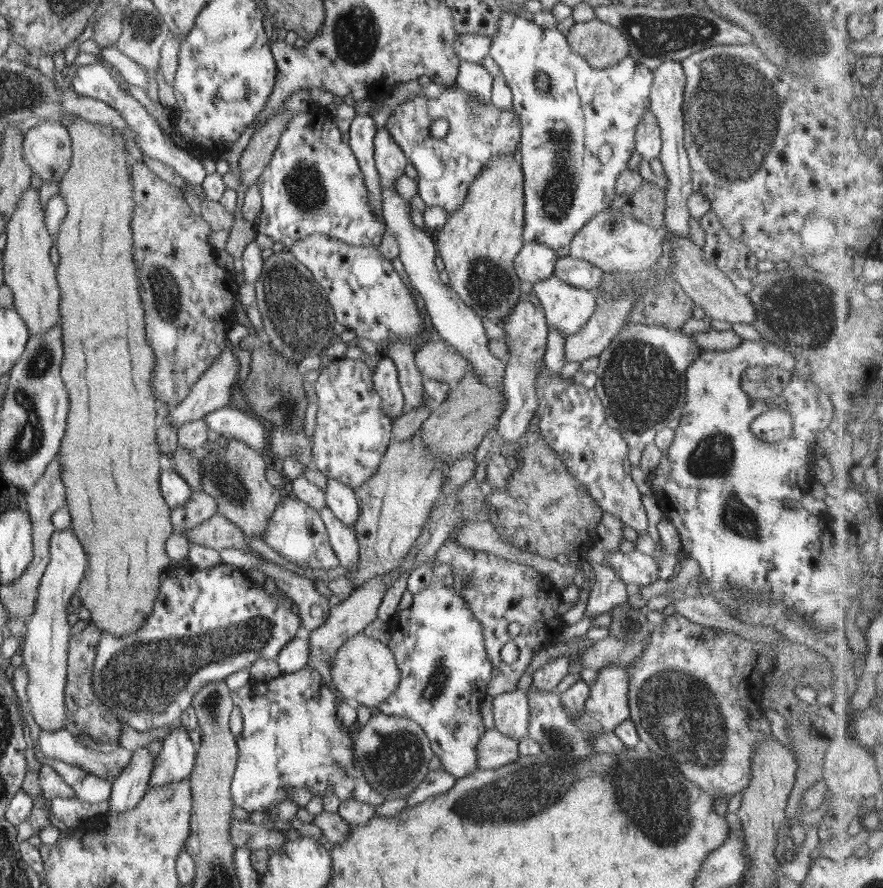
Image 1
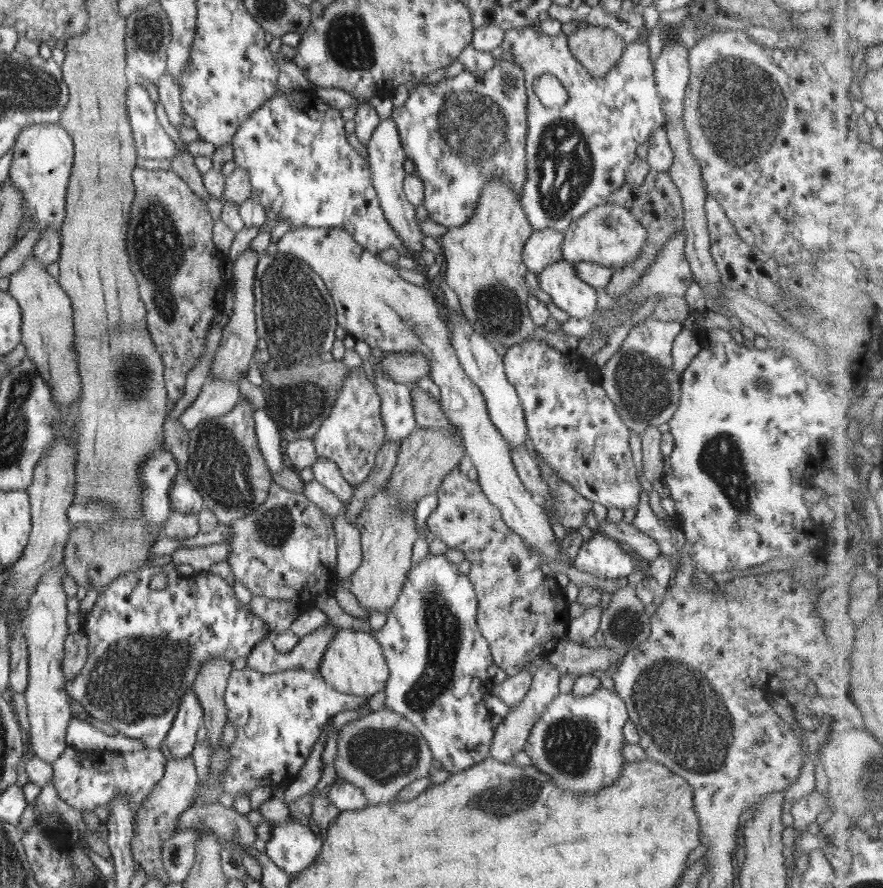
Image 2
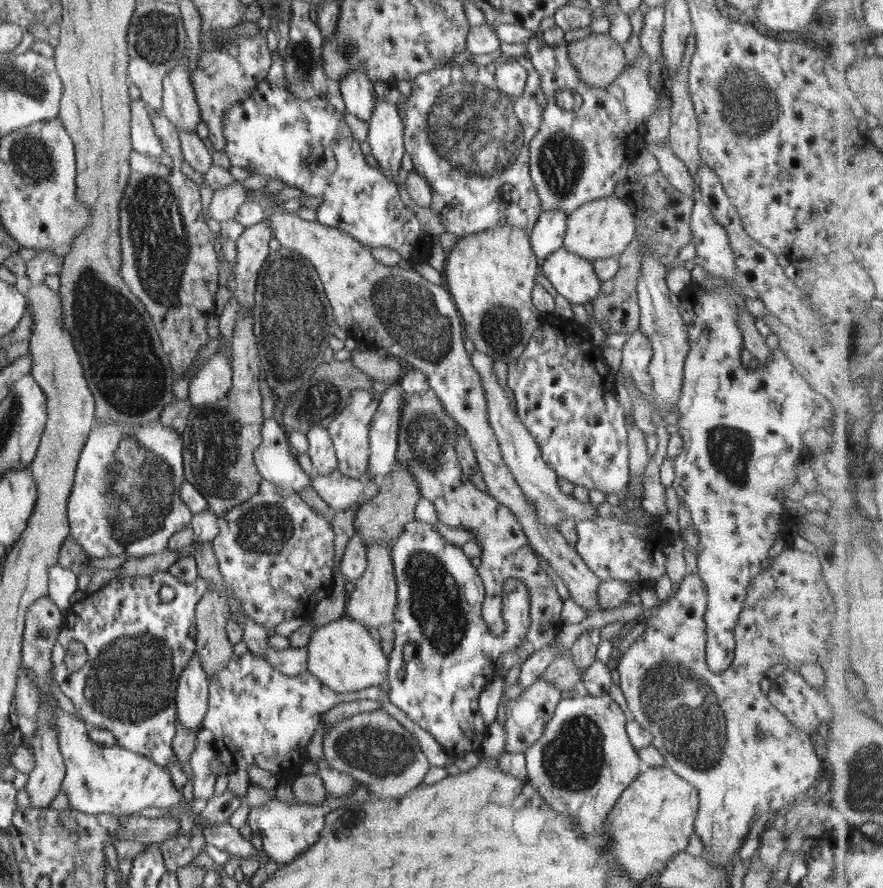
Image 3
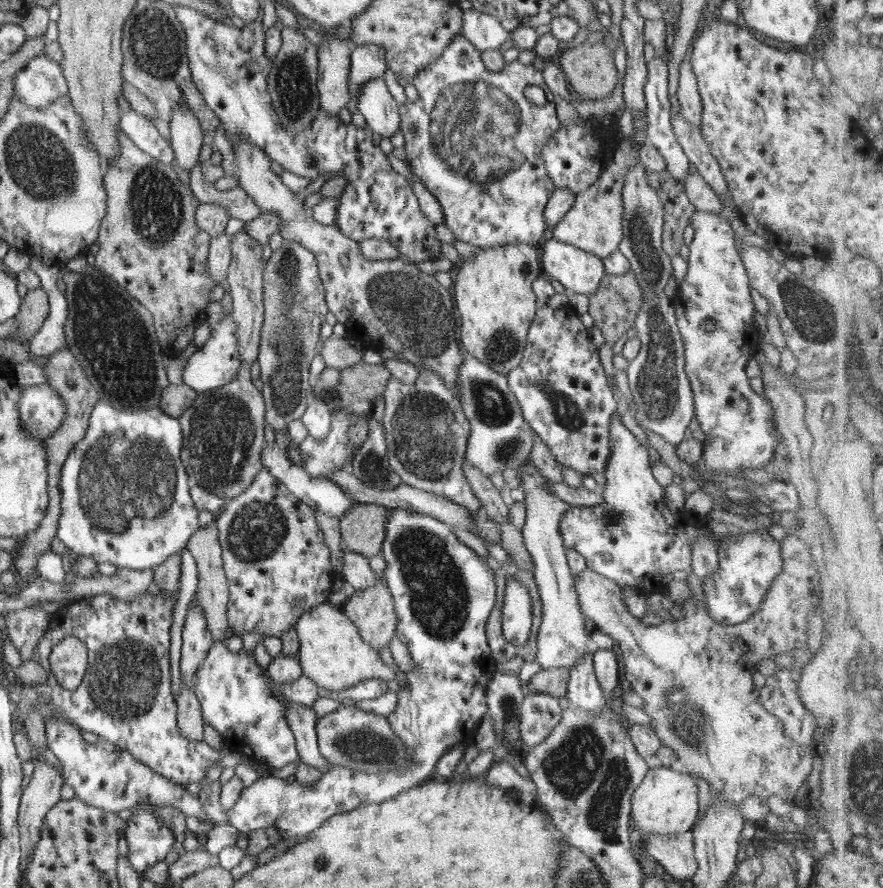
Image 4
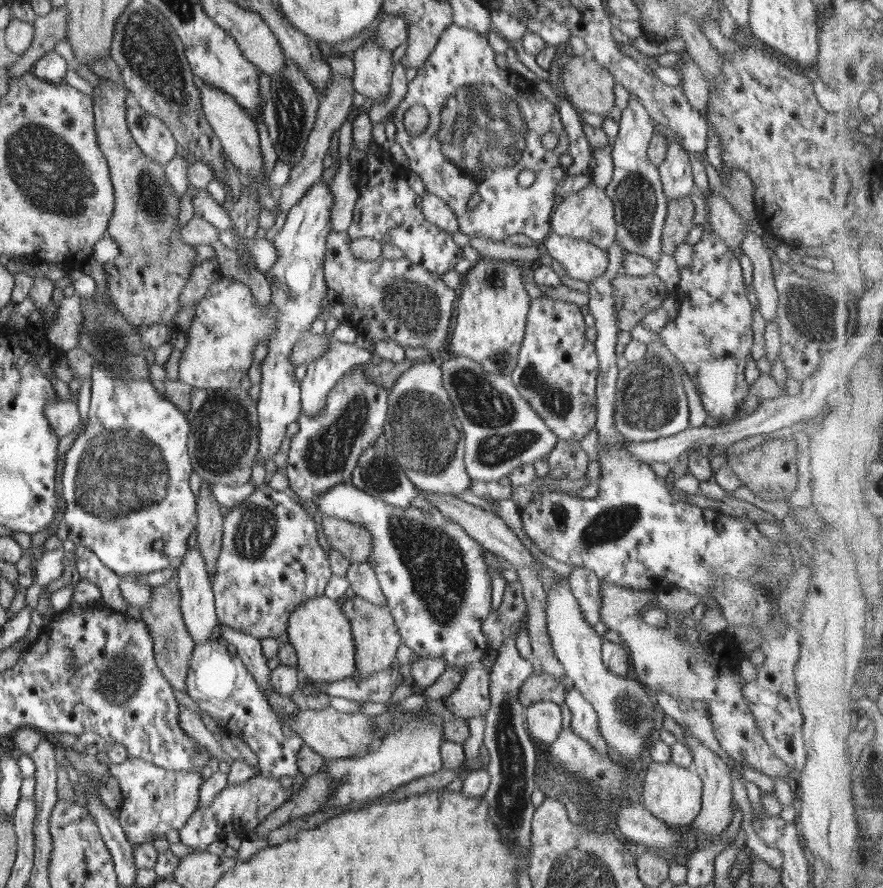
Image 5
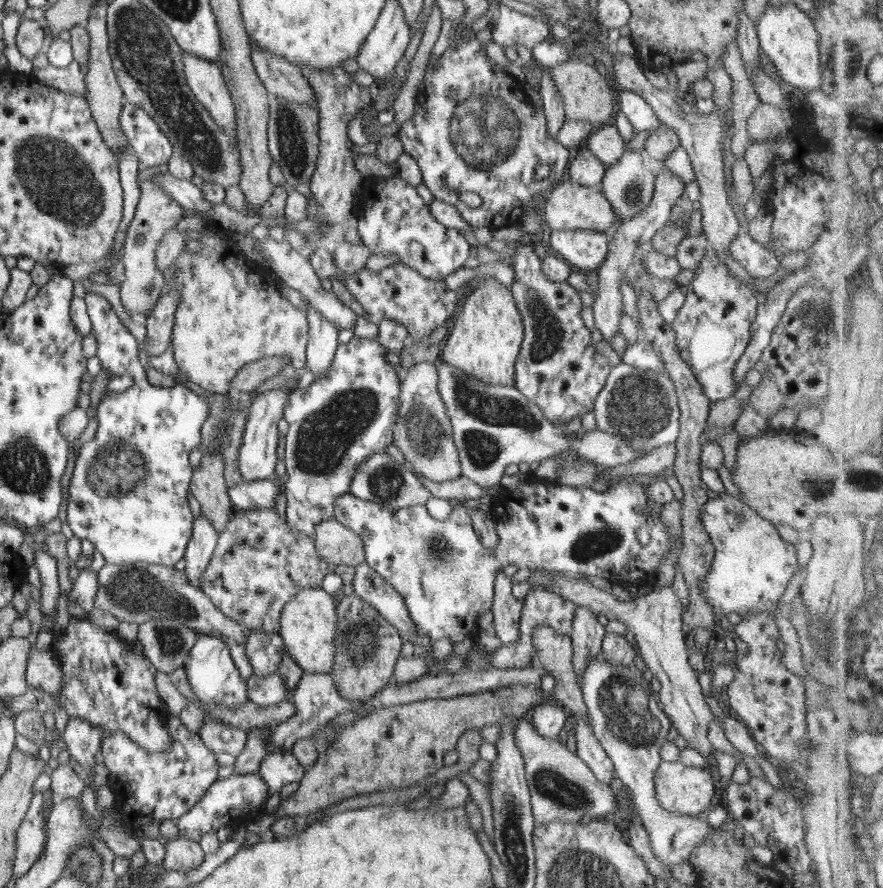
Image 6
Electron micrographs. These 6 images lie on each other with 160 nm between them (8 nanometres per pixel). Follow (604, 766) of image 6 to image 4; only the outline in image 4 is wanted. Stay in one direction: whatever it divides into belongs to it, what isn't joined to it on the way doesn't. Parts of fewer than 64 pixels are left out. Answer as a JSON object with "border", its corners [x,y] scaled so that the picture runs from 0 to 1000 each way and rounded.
{"border":[[[669,726],[667,734],[653,743],[653,749],[644,753],[644,767],[640,780],[647,795],[667,802],[680,802],[685,797],[686,784],[676,767],[672,753],[672,736],[675,730]]]}

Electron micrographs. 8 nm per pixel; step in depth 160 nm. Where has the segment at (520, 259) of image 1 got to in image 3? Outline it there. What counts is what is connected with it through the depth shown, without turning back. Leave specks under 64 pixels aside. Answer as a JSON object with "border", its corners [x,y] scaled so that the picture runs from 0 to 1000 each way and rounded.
{"border":[[[632,235],[615,236],[612,240],[599,264],[599,271],[609,294],[614,295],[624,284],[638,277],[641,247],[642,241]]]}

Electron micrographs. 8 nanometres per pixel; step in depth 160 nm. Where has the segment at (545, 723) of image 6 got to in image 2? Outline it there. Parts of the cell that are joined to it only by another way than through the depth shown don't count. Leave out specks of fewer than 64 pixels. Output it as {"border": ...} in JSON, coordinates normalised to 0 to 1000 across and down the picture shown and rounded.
{"border":[[[618,745],[618,748],[609,751],[609,753],[605,753],[601,774],[593,783],[593,786],[591,786],[590,792],[584,794],[561,821],[555,840],[555,854],[559,854],[567,859],[575,859],[588,847],[593,845],[602,819],[608,814],[608,809],[614,806],[615,800],[633,783],[634,757],[630,749],[625,750],[623,745]]]}

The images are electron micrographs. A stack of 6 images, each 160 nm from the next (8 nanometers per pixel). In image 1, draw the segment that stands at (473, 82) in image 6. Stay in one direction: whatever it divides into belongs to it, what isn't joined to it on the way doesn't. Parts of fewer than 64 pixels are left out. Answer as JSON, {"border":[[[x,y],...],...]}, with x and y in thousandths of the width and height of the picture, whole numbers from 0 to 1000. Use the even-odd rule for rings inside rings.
{"border":[[[512,95],[496,108],[496,110],[484,111],[480,106],[471,108],[458,117],[453,117],[438,134],[436,142],[443,151],[444,158],[453,164],[459,172],[462,182],[473,194],[473,218],[480,225],[484,233],[498,232],[507,241],[514,239],[527,229],[532,206],[539,200],[554,180],[562,173],[582,172],[590,163],[590,137],[588,128],[581,123],[563,123],[555,116],[542,116],[537,108],[530,106],[519,97]],[[504,133],[507,135],[510,145],[506,152],[497,158],[487,152],[487,142],[492,135]]]}

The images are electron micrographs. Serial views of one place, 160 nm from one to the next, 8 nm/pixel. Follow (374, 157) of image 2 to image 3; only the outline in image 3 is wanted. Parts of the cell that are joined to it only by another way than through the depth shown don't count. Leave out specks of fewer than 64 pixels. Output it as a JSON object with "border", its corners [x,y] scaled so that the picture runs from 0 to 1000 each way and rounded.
{"border":[[[427,114],[424,118],[420,134],[418,135],[418,148],[416,160],[419,162],[421,175],[428,180],[430,190],[438,199],[443,200],[451,196],[454,188],[455,175],[460,171],[456,160],[456,137],[452,124],[446,116],[439,114]]]}

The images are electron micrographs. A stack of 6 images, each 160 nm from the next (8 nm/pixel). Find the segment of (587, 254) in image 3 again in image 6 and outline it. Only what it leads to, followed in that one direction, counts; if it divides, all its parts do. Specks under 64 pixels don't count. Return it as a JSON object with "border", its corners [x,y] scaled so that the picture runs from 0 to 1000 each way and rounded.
{"border":[[[642,199],[625,213],[616,230],[616,245],[625,260],[648,258],[673,258],[691,264],[689,260],[695,251],[695,239],[691,226],[683,220],[681,206],[670,211],[656,208]]]}

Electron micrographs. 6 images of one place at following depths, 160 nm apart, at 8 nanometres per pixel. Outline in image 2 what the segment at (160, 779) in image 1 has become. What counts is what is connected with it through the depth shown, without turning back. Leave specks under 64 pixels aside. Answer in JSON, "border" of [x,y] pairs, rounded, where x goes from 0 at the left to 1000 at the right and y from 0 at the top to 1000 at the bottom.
{"border":[[[215,775],[205,786],[203,798],[187,831],[186,839],[190,840],[194,849],[190,855],[207,855],[216,850],[222,838],[222,827],[231,813],[231,798],[220,776]]]}

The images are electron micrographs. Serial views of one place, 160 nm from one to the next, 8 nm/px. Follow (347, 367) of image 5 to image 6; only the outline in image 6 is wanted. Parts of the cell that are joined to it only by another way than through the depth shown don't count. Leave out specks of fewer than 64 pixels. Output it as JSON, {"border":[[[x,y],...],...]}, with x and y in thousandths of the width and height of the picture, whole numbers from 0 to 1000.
{"border":[[[349,342],[345,352],[349,361],[349,385],[347,392],[347,413],[356,422],[356,430],[369,423],[378,399],[383,394],[382,369],[371,363],[360,348]]]}

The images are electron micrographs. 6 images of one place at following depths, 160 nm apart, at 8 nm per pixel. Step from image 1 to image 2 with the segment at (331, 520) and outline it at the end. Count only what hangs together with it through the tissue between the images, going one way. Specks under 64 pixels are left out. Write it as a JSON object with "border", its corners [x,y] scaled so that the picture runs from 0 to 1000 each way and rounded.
{"border":[[[385,579],[377,582],[377,593],[382,606],[381,649],[386,653],[394,652],[409,636],[411,622],[409,618],[409,599],[401,589]]]}

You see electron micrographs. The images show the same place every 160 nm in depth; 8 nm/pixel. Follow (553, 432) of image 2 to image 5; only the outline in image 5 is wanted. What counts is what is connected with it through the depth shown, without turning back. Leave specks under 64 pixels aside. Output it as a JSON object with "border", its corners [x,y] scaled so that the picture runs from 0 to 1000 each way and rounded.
{"border":[[[623,333],[601,339],[586,410],[578,422],[589,446],[596,449],[600,459],[616,473],[617,480],[627,486],[633,495],[650,494],[656,498],[676,475],[675,437],[678,404],[673,387],[664,383],[663,372],[664,366],[657,343]]]}

